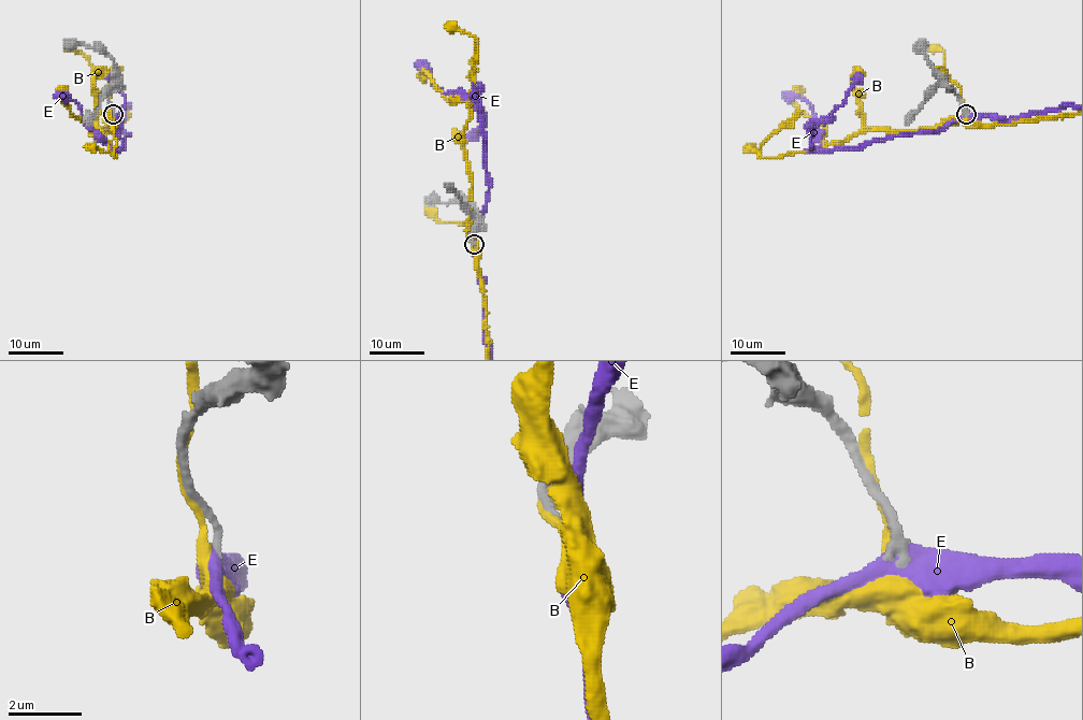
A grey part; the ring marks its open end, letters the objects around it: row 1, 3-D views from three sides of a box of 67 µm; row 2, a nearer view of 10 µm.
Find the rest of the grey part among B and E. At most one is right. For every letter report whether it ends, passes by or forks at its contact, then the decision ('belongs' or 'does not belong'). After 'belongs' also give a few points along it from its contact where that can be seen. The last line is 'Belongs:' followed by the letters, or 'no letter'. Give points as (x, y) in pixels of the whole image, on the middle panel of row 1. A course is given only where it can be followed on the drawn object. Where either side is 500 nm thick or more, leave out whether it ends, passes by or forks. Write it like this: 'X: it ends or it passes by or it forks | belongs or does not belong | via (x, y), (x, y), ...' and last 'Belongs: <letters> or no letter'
B: it passes by | does not belong
E: it passes by | belongs
Belongs: E

